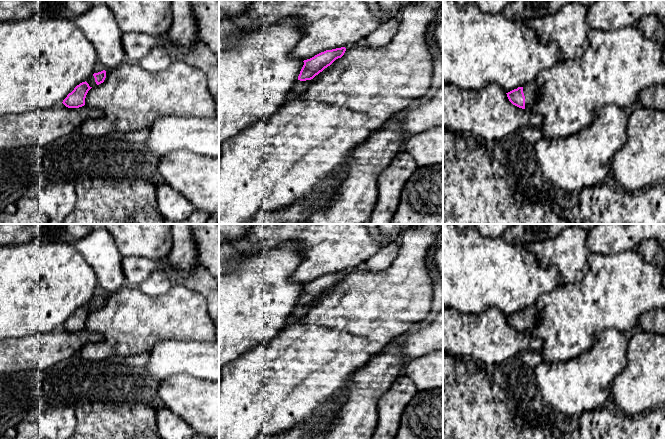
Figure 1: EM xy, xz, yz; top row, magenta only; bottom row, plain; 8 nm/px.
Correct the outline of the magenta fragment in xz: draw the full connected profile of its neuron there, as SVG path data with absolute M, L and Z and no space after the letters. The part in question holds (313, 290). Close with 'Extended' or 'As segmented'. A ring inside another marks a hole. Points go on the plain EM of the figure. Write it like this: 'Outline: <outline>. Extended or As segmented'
Outline: M345 271L326 274L310 283L304 284L298 304L294 307L292 314L286 319L284 328L303 318L308 313L311 307L310 304L330 290L336 283L341 282L345 275Z. Extended

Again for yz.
Outline: M536 305L527 307L524 311L518 311L507 318L509 325L522 333L532 333L539 321L539 313Z. Extended

